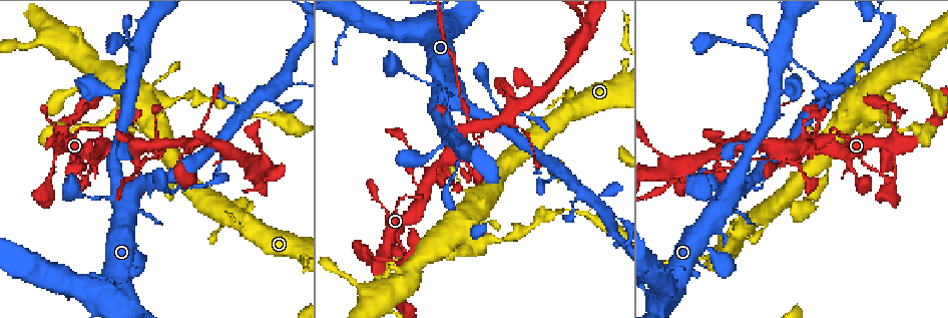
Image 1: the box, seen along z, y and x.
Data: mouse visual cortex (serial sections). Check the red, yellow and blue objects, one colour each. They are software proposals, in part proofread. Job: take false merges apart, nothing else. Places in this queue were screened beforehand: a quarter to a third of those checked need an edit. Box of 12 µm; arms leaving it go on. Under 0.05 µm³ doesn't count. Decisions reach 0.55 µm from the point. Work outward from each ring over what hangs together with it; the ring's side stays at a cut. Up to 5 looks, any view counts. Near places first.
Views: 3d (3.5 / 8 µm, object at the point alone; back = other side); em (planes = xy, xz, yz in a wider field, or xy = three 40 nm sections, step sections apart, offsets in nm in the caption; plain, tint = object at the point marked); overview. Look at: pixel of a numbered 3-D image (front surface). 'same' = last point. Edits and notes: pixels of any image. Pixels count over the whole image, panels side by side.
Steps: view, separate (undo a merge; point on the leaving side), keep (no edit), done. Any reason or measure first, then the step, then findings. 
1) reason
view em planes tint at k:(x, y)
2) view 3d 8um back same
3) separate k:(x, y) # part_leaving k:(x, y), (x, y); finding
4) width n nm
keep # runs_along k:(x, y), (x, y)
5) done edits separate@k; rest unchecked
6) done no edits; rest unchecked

sharp bend
view 3d 8um at 1:(454, 98)

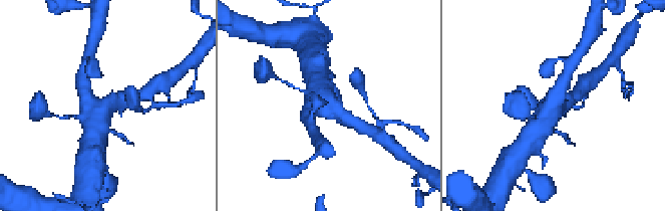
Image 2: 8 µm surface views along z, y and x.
now the EM
view em planes tint at 2:(327, 105)

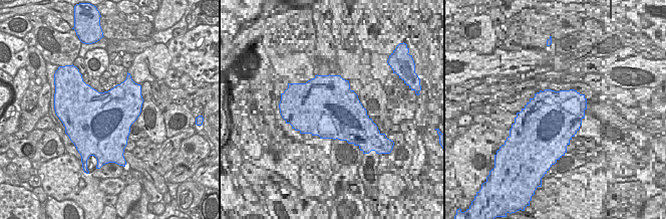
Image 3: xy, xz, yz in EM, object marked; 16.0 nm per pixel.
keep # runs_along 2:(527, 144), (549, 114), (555, 96); all the same cell

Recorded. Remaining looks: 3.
sudden change in width
view 3d 3.5um back at 1:(153, 145)

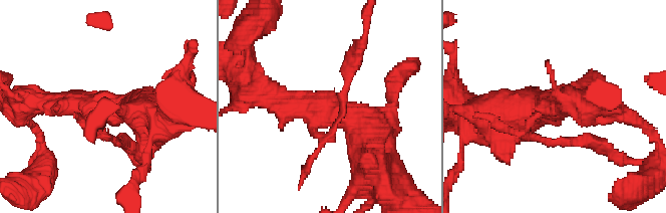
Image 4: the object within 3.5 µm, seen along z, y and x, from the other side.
arms 3; arm_widths 150, 300, 600 nm; need the tissue
view em xy step 1 tint at 4:(327, 110)

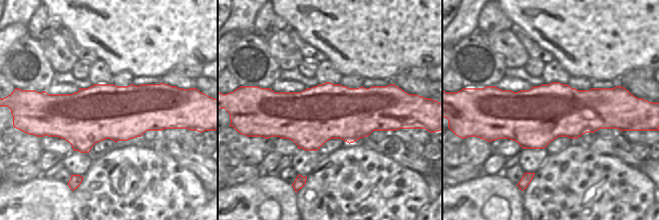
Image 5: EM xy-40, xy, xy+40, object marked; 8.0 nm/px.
width 440 nm
separate 4:(558, 142) # part_leaving 4:(525, 136), (596, 142), (609, 151); two cells meet here

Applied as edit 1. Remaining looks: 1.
done edits separate@4; rest unchecked

